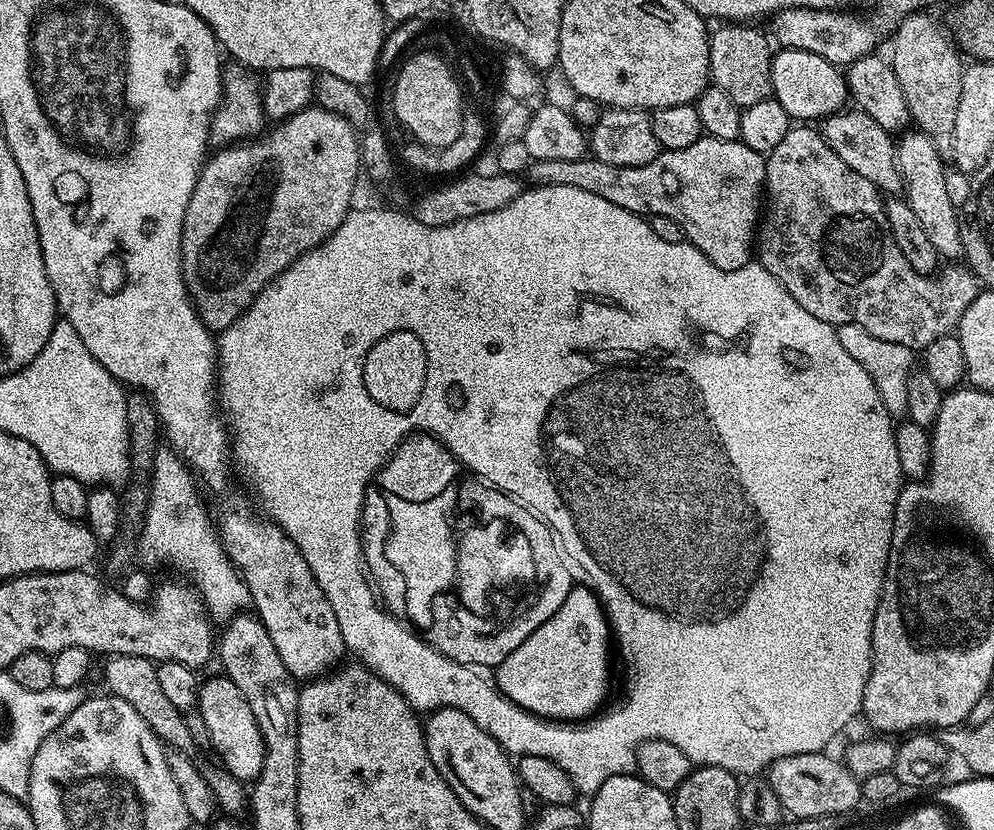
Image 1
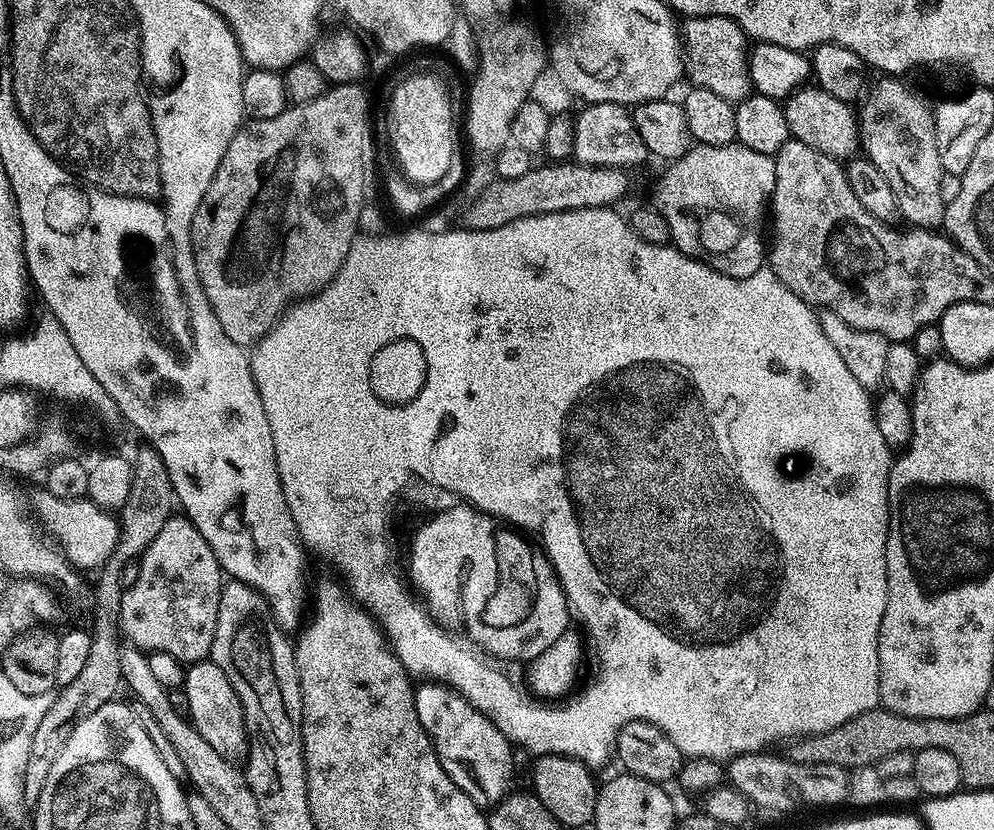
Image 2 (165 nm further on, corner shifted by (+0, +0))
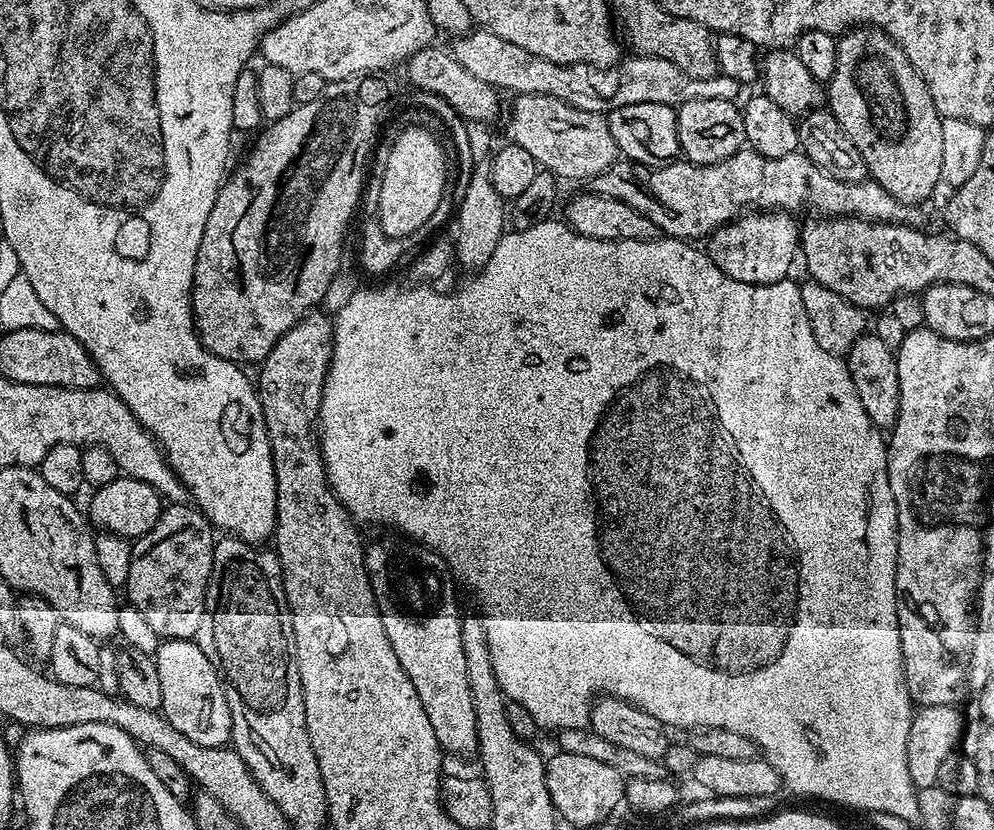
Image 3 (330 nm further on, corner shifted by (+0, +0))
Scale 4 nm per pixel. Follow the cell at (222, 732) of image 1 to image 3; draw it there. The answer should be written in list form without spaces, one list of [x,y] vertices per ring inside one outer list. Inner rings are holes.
[[[164,640],[154,659],[162,682],[162,714],[198,746],[223,748],[232,739],[232,715],[216,668],[192,640]]]

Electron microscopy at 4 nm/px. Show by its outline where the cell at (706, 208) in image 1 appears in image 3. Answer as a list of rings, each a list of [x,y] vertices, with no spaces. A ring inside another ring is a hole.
[[[752,210],[717,228],[706,240],[706,251],[730,278],[747,284],[773,284],[789,279],[792,263],[800,252],[801,225],[797,217],[783,210]]]

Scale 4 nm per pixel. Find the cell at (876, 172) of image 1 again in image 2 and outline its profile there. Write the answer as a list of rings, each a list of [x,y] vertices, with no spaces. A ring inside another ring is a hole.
[[[801,86],[783,101],[786,114],[786,126],[789,137],[798,142],[806,142],[806,146],[814,146],[827,156],[837,158],[852,158],[857,155],[861,147],[860,125],[853,105],[847,100],[834,98],[826,90],[818,86]]]

